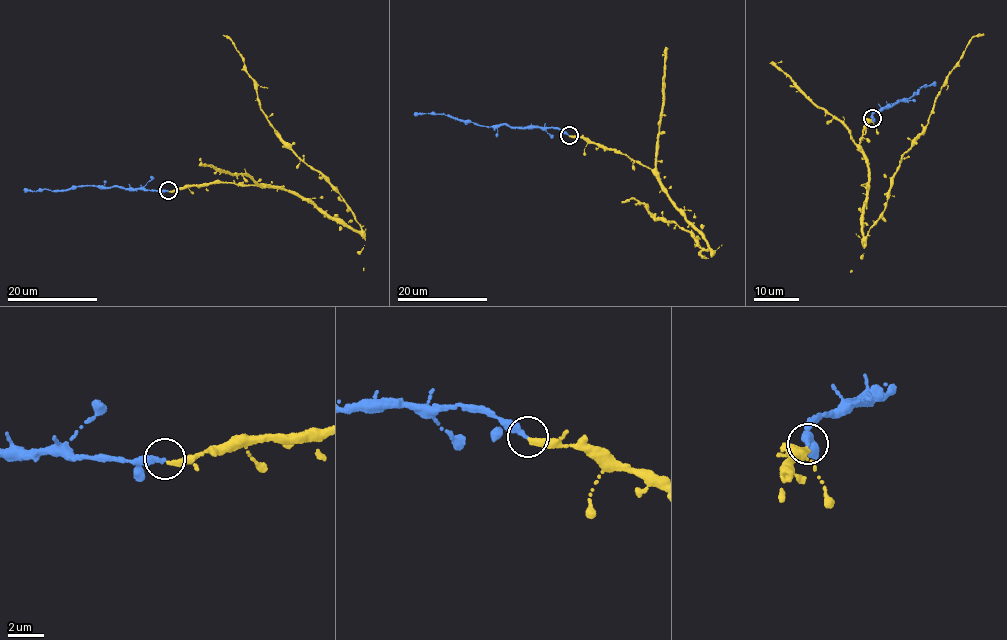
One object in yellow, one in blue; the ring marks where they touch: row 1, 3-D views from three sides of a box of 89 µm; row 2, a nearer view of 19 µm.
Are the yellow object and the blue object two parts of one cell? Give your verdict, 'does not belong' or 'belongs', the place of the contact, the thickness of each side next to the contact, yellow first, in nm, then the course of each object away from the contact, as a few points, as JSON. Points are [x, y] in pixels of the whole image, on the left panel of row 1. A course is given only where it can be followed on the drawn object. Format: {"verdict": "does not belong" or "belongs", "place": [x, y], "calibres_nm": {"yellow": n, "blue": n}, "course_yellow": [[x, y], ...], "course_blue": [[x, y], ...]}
{"verdict": "belongs", "place": [168, 190], "calibres_nm": {"yellow": 340, "blue": 320}, "course_yellow": [[168, 191], [217, 182], [266, 184], [361, 229], [326, 179], [280, 141], [261, 109], [243, 61], [223, 35]], "course_blue": [[168, 191], [87, 185], [65, 190], [40, 188], [24, 191]]}

